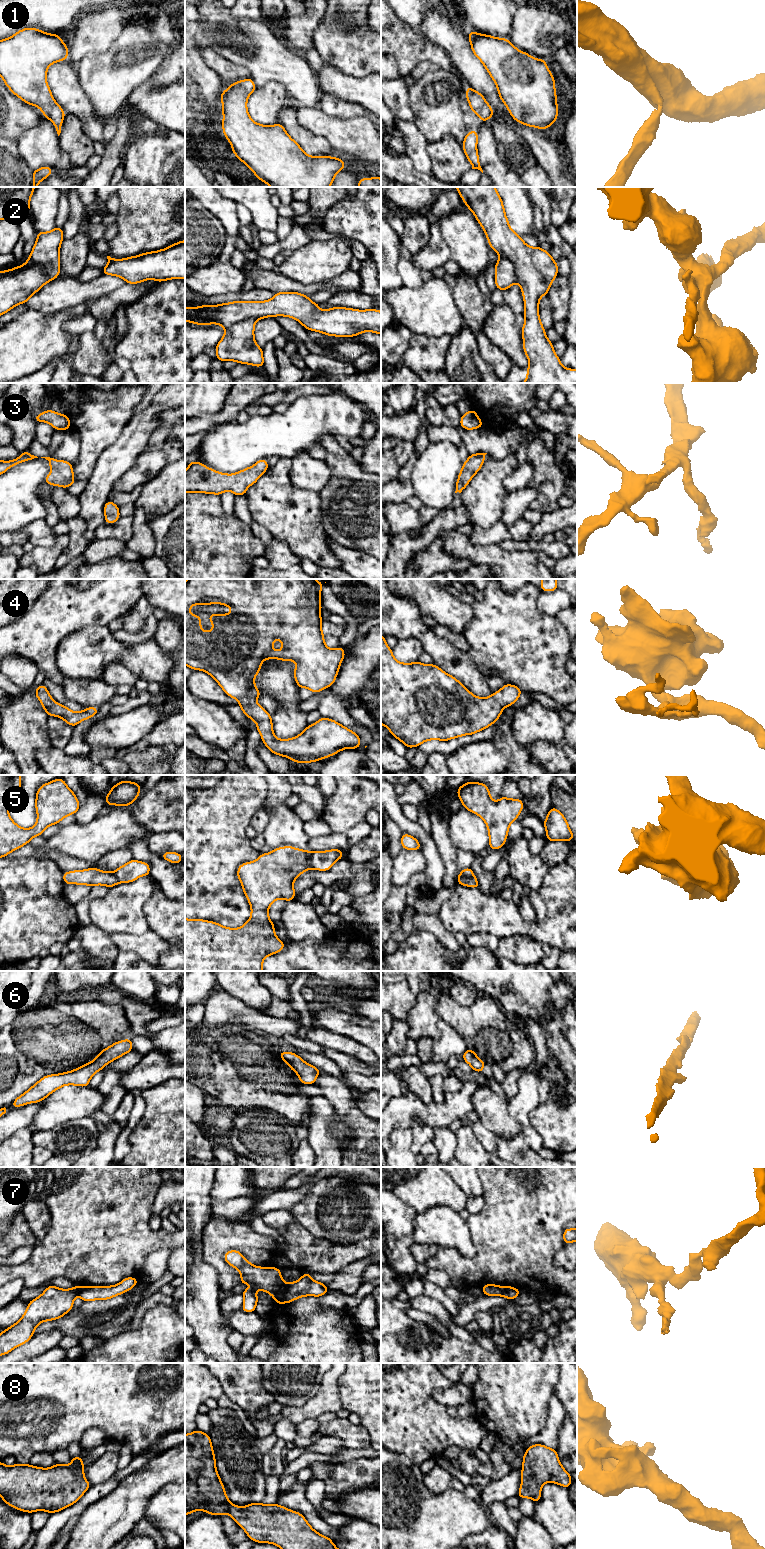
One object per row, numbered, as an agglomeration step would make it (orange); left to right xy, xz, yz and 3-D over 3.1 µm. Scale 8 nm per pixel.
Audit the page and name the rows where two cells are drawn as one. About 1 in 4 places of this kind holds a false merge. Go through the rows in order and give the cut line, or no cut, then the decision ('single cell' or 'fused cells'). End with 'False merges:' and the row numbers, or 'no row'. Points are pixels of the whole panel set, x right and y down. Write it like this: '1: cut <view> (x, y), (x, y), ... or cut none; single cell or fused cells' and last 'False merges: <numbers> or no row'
1: cut none; single cell
2: cut yz (500, 255), (506, 256), (513, 264), (517, 282); fused cells
3: cut none; single cell
4: cut none; single cell
5: cut xz (311, 852), (310, 867); fused cells
6: cut none; single cell
7: cut xz (284, 1283), (273, 1296); fused cells
8: cut none; single cell
False merges: 2, 5, 7

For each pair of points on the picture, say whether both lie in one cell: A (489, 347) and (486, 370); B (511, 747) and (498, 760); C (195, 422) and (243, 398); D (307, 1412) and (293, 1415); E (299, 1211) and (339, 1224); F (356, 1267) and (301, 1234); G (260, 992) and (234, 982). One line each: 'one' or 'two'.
A: two
B: two
C: one
D: one
E: one
F: two
G: one

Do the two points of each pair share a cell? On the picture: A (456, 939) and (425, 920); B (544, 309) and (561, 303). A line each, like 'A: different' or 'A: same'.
A: same
B: different

